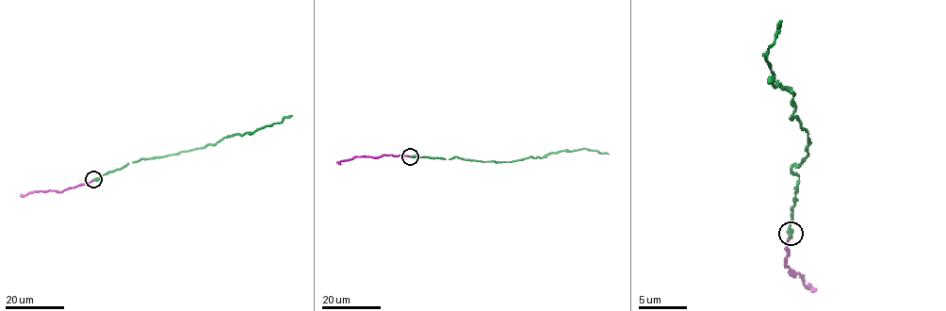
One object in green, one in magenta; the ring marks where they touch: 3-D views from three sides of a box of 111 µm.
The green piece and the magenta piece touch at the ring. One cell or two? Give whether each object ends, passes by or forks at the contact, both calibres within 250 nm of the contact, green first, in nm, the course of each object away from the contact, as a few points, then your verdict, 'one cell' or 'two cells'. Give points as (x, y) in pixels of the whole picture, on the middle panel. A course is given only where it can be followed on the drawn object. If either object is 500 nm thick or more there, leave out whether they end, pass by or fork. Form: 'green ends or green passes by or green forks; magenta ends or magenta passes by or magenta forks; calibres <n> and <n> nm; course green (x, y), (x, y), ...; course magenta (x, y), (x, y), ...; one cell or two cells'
green ends; magenta ends; calibres 420 and 200 nm; course green (410, 156), (501, 162), (584, 148), (608, 154); course magenta (410, 156), (353, 156), (337, 163); one cell

